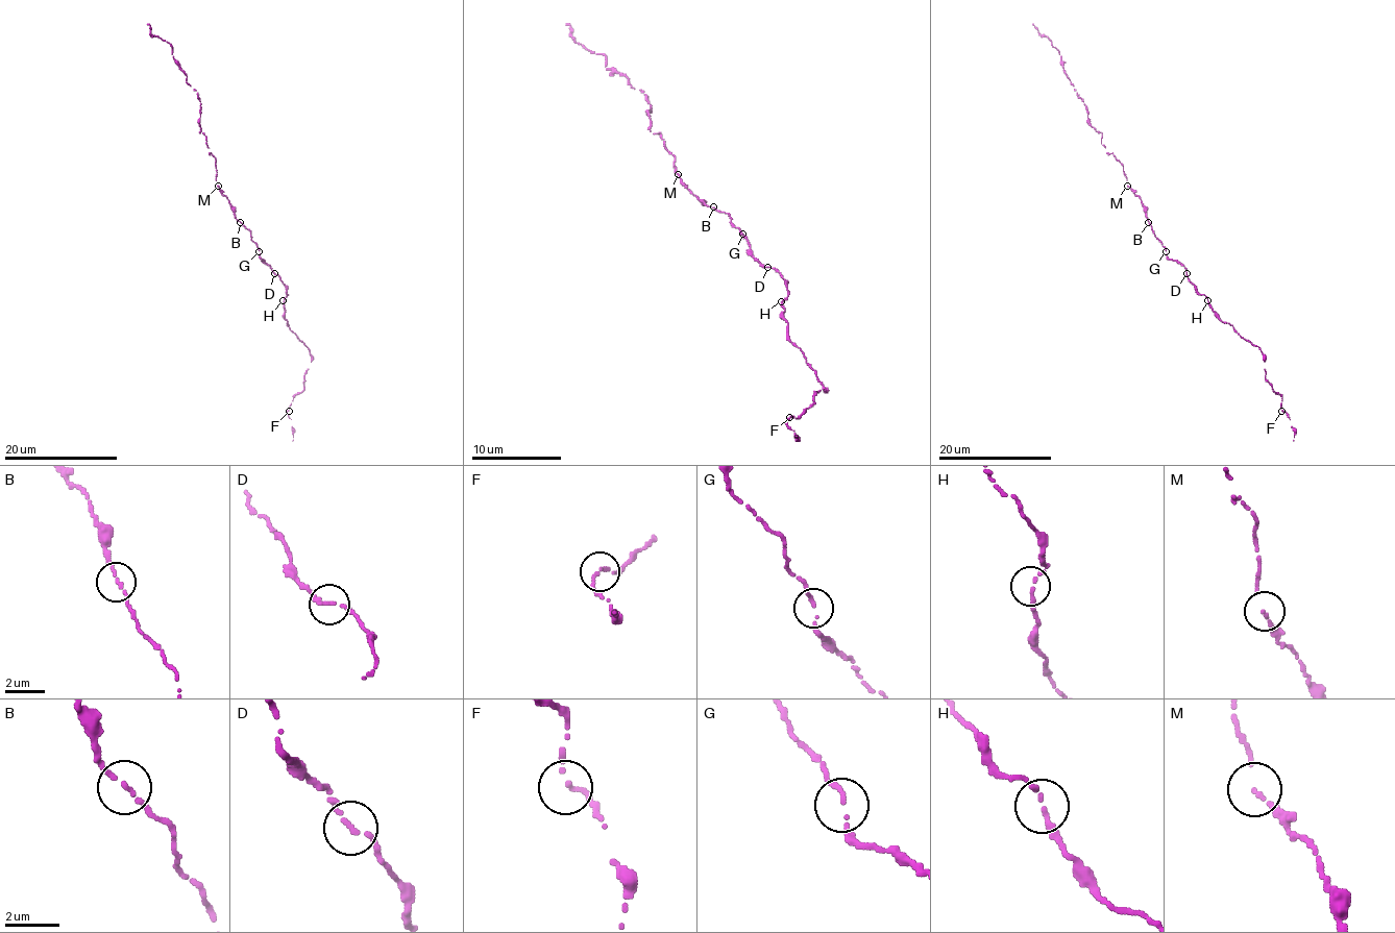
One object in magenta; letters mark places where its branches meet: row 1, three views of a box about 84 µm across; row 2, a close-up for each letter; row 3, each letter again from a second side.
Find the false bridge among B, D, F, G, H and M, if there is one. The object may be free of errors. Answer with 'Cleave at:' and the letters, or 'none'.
Cleave at: none

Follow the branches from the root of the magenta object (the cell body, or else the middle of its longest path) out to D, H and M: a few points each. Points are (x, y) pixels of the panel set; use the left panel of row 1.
D: (250, 234), (259, 248), (259, 256), (274, 273)
H: (250, 234), (259, 248), (259, 256), (286, 288), (287, 296), (283, 300)
M: (250, 234), (236, 218), (235, 209), (218, 186)

